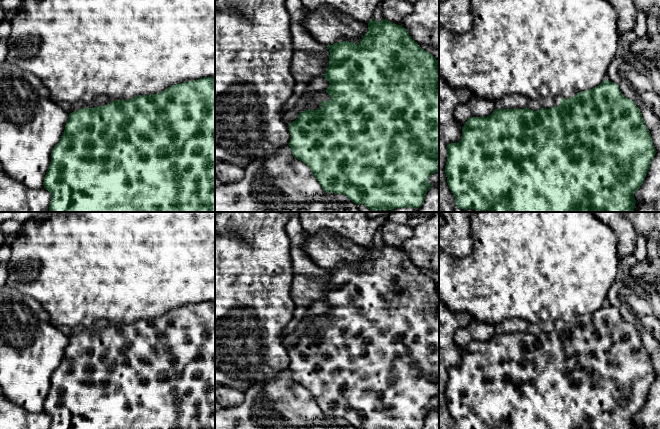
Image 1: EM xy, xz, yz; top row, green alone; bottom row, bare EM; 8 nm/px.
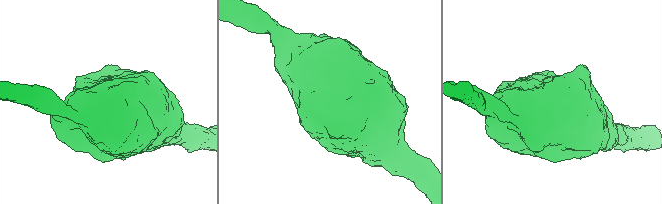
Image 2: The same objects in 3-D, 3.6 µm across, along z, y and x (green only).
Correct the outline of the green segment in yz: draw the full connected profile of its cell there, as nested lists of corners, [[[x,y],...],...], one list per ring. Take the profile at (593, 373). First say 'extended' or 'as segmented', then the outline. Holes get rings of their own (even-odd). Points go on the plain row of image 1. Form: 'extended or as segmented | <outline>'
extended | [[[605,304],[597,311],[579,316],[574,321],[566,323],[557,320],[554,330],[549,333],[495,333],[487,341],[469,342],[462,351],[461,364],[447,370],[445,397],[456,429],[635,429],[634,417],[643,408],[656,376],[640,333],[632,323],[622,319],[617,308]]]

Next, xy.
extended | [[[215,301],[172,309],[157,318],[112,325],[101,319],[85,332],[69,338],[65,354],[51,377],[44,412],[51,417],[50,429],[215,429]]]

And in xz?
extended | [[[372,242],[368,252],[359,269],[342,265],[327,270],[330,276],[329,290],[323,301],[330,307],[325,315],[331,323],[314,327],[308,334],[299,337],[298,342],[289,348],[291,363],[288,369],[293,380],[310,391],[325,416],[344,418],[357,429],[422,429],[428,413],[433,410],[429,406],[430,399],[439,396],[439,286],[422,273],[402,249],[386,243],[377,246]]]

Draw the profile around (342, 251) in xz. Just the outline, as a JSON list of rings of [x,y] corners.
[[[321,230],[315,235],[304,232],[303,237],[303,250],[317,266],[327,270],[342,265],[360,269],[369,254],[368,247],[359,246],[330,230]]]

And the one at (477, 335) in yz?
[[[475,319],[465,327],[457,330],[454,337],[458,348],[463,351],[471,341],[487,341],[495,334],[495,325],[485,322],[478,322]]]

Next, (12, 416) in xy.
[[[0,387],[0,429],[50,429],[50,426],[48,414],[28,412],[9,401]]]

